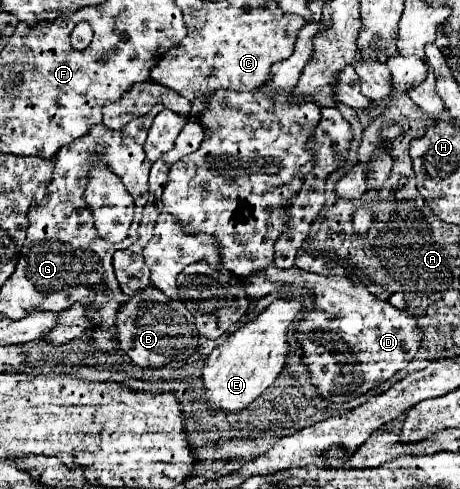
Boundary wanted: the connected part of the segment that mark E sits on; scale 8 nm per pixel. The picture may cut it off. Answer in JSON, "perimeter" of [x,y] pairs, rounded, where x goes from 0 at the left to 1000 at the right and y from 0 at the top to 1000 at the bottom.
{"perimeter":[[[657,609],[596,613],[557,654],[530,663],[517,679],[500,683],[496,695],[465,712],[439,753],[443,818],[452,838],[522,843],[539,834],[613,761],[626,716],[626,671],[639,650],[657,638]]]}

